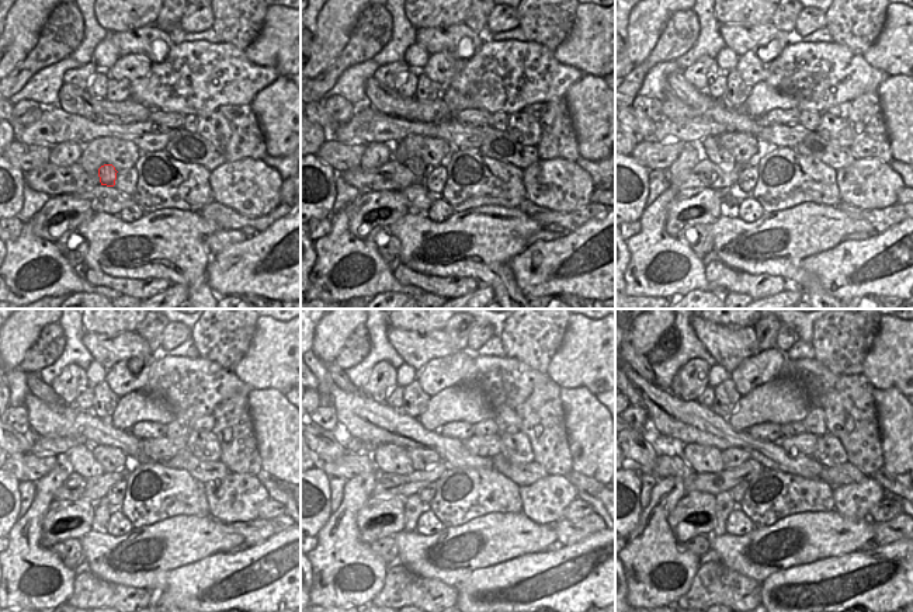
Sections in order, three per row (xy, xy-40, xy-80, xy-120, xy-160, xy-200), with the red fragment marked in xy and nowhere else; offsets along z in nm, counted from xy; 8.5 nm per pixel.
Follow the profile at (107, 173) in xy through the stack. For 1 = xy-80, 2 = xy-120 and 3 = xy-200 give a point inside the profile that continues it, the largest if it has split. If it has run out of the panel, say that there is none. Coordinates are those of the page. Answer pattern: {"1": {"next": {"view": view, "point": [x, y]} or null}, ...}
{"1": {"next": {"view": "xy-80", "point": [711, 148]}}, "2": {"next": {"view": "xy-120", "point": [79, 458]}}, "3": {"next": {"view": "xy-200", "point": [701, 458]}}}

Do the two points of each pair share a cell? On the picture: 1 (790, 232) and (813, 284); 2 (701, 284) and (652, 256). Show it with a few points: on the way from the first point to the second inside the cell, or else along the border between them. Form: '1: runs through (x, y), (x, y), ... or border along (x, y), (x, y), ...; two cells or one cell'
1: runs through (790, 246), (790, 263), (799, 273); one cell
2: runs through (688, 271), (670, 250), (665, 250); one cell

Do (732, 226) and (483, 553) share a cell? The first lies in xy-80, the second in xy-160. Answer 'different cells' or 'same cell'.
same cell

